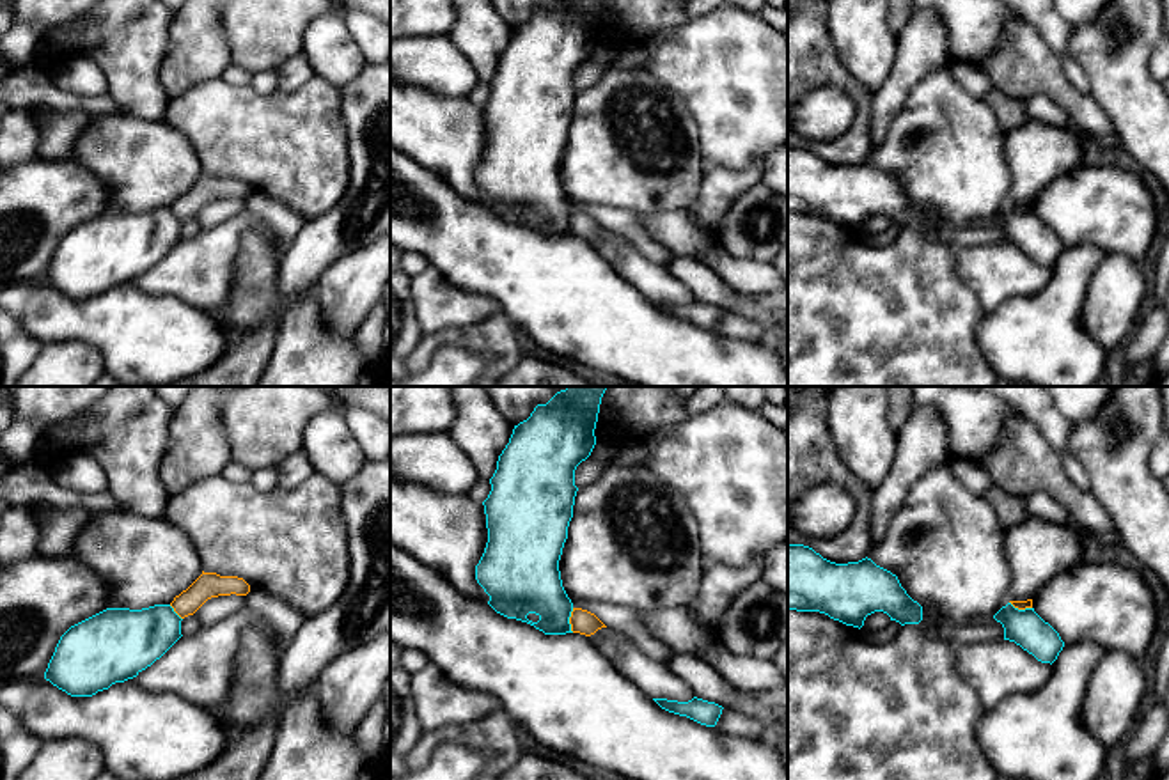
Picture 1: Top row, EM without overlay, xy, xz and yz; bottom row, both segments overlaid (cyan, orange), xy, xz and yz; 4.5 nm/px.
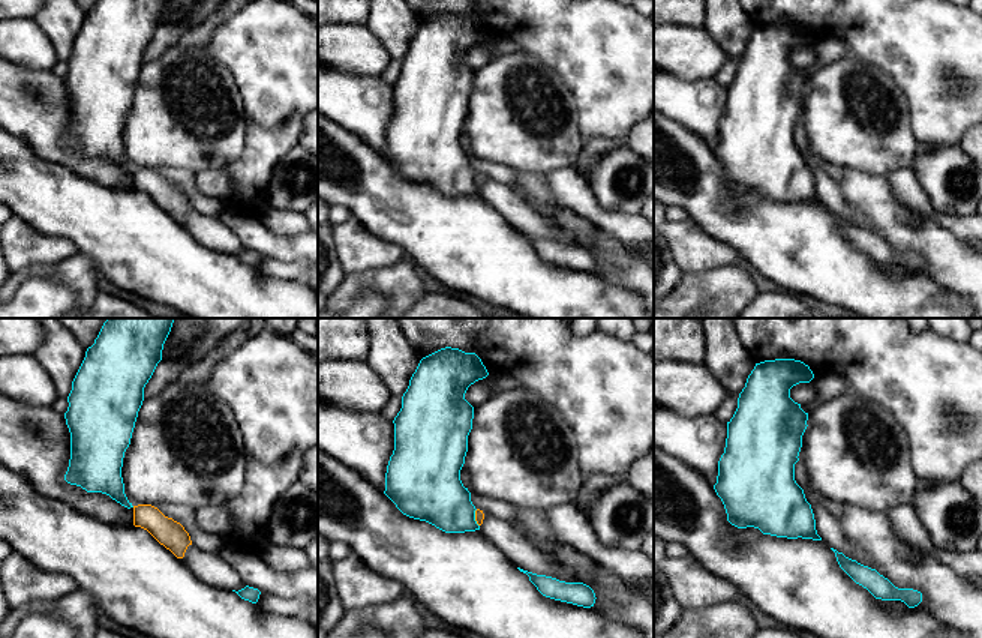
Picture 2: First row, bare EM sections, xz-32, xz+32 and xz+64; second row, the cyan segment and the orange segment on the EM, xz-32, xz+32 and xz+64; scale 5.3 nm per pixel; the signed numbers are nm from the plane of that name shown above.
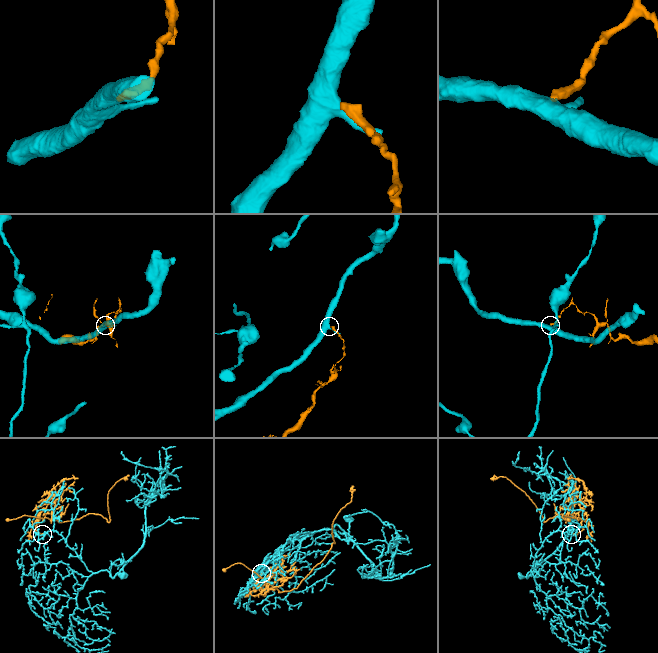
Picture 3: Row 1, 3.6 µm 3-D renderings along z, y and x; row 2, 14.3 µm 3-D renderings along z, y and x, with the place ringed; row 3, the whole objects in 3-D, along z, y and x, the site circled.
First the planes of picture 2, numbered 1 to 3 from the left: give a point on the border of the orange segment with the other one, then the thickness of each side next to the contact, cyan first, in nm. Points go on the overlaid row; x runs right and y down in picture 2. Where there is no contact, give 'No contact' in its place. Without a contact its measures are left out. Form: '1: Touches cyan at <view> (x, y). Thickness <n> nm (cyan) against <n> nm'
1: No contact
2: Touches cyan at xz+32 (474, 518). Thickness 300 nm (cyan) against 50 nm
3: No contact

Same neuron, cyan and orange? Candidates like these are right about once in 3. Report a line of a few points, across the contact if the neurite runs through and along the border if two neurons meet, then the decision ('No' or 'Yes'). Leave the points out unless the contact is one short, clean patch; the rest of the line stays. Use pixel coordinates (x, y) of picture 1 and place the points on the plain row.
Line: xz (573, 211), (570, 220), (572, 234). No

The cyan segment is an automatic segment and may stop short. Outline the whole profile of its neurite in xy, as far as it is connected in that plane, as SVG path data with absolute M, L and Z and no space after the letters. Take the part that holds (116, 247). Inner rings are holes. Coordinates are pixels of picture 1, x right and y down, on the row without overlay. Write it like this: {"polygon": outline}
{"polygon": "M170 207L106 211L60 239L44 282L71 300L92 300L160 262L183 239L181 223Z"}

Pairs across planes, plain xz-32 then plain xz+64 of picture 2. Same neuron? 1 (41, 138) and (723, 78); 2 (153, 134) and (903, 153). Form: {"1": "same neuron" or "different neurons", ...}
{"1": "different neurons", "2": "same neuron"}

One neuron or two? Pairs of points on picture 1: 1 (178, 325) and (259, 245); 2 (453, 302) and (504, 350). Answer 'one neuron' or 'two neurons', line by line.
1: two neurons
2: two neurons

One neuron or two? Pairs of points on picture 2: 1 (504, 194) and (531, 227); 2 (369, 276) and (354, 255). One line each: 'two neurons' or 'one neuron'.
1: one neuron
2: two neurons

